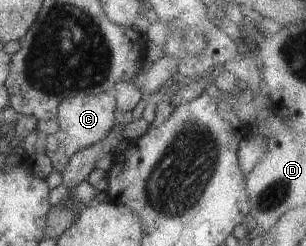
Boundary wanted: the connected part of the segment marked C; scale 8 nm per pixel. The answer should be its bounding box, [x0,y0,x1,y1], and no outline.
[44,92,117,173]

